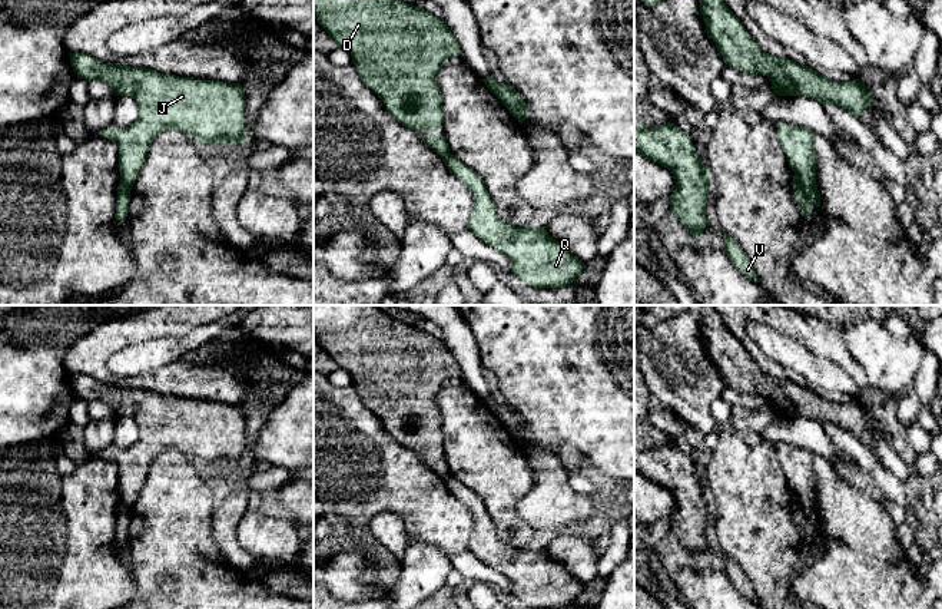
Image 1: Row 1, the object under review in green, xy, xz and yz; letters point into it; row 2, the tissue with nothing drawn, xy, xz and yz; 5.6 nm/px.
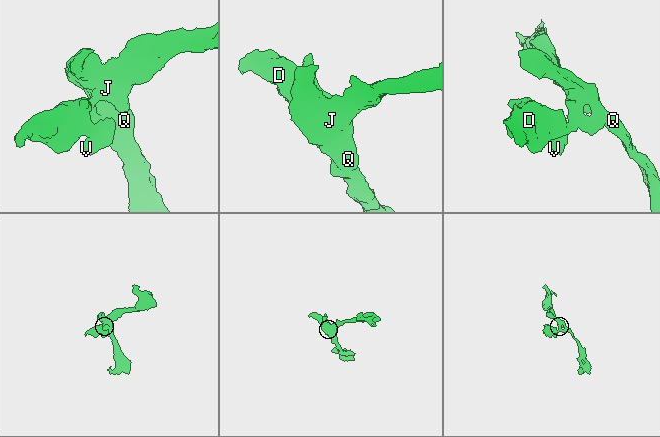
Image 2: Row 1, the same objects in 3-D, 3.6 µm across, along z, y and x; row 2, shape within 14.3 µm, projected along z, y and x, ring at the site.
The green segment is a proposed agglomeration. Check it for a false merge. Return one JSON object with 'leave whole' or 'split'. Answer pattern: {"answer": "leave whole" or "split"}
{"answer": "split"}

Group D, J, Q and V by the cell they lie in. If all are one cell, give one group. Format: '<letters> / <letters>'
D V / J Q

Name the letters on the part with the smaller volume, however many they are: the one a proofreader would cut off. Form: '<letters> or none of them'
D, V

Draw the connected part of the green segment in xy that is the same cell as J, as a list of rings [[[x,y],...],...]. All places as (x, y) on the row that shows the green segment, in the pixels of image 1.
[[[70,53],[70,63],[77,77],[106,82],[117,96],[133,97],[139,105],[137,120],[127,128],[103,129],[100,136],[115,140],[119,148],[120,182],[130,193],[143,166],[149,146],[165,129],[178,129],[199,143],[242,143],[249,132],[245,123],[246,97],[239,83],[169,76],[126,63],[102,63],[84,53]]]

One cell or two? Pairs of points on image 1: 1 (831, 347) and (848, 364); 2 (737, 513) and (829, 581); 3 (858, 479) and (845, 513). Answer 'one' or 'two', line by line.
1: one
2: two
3: two

